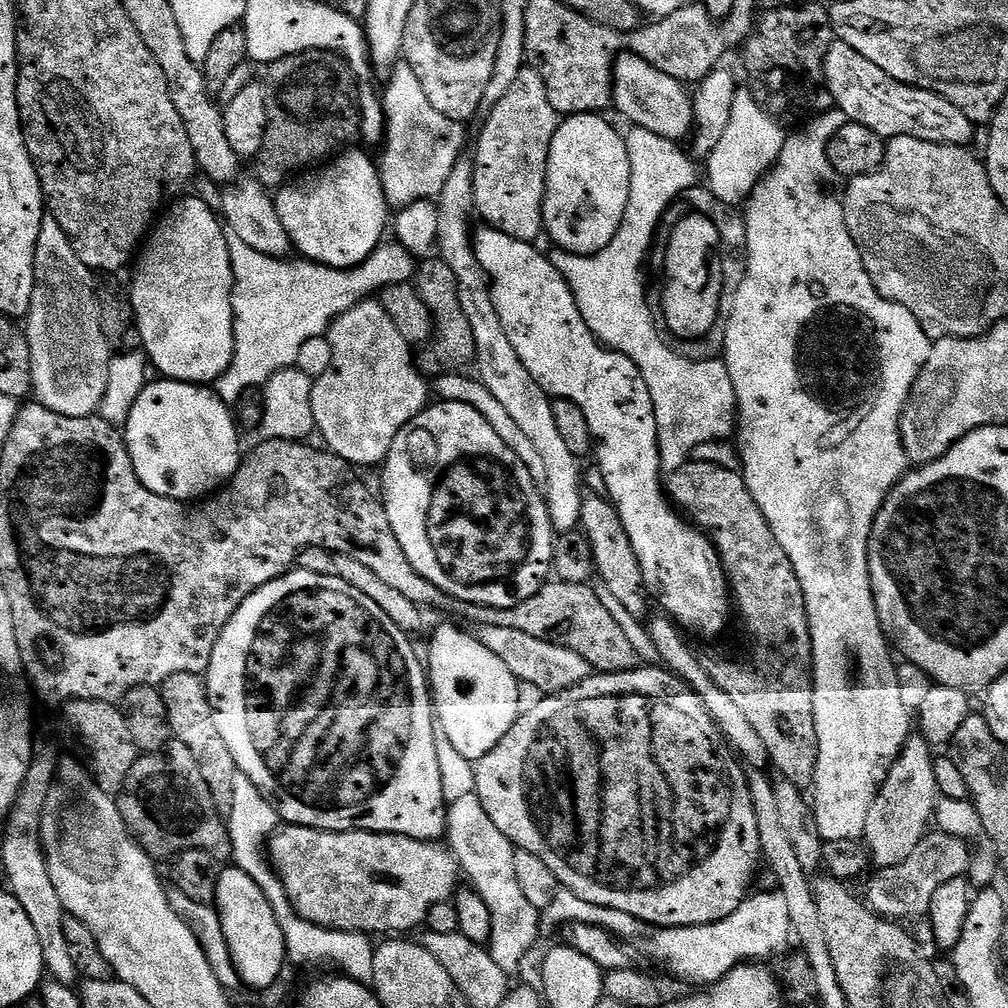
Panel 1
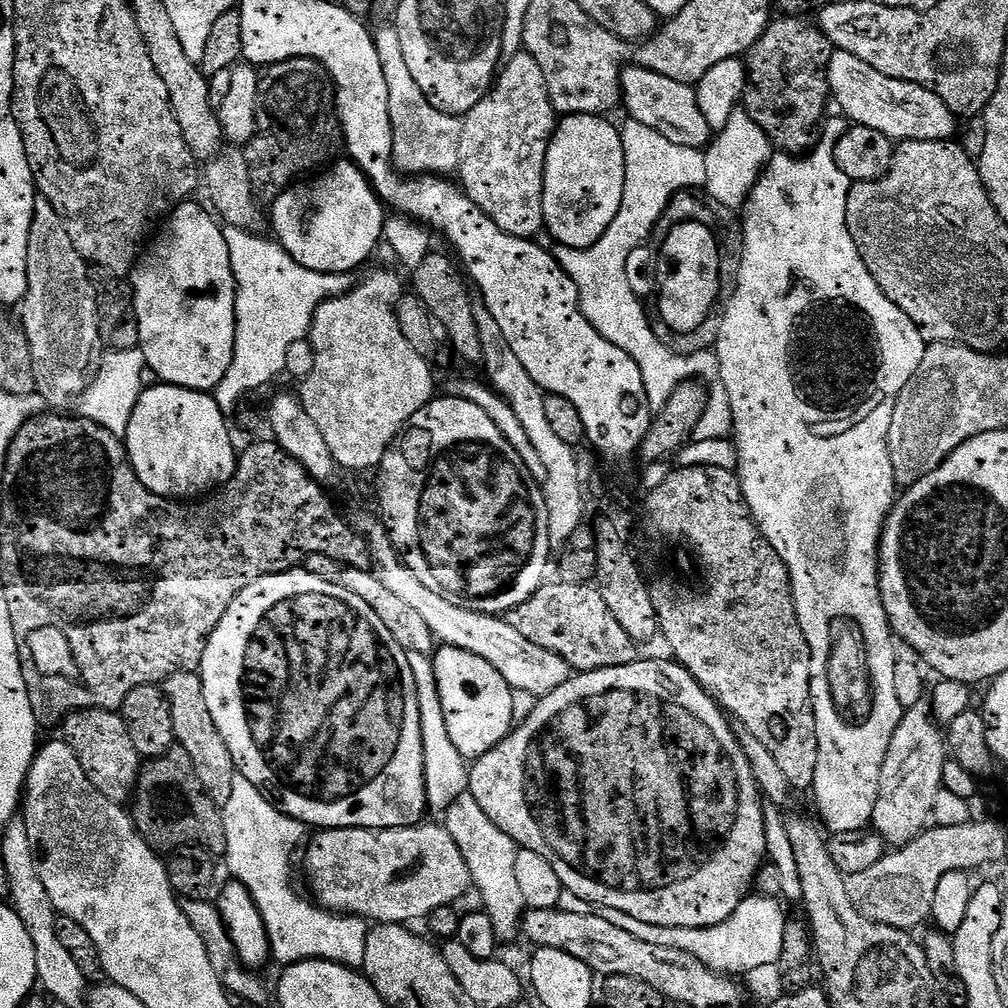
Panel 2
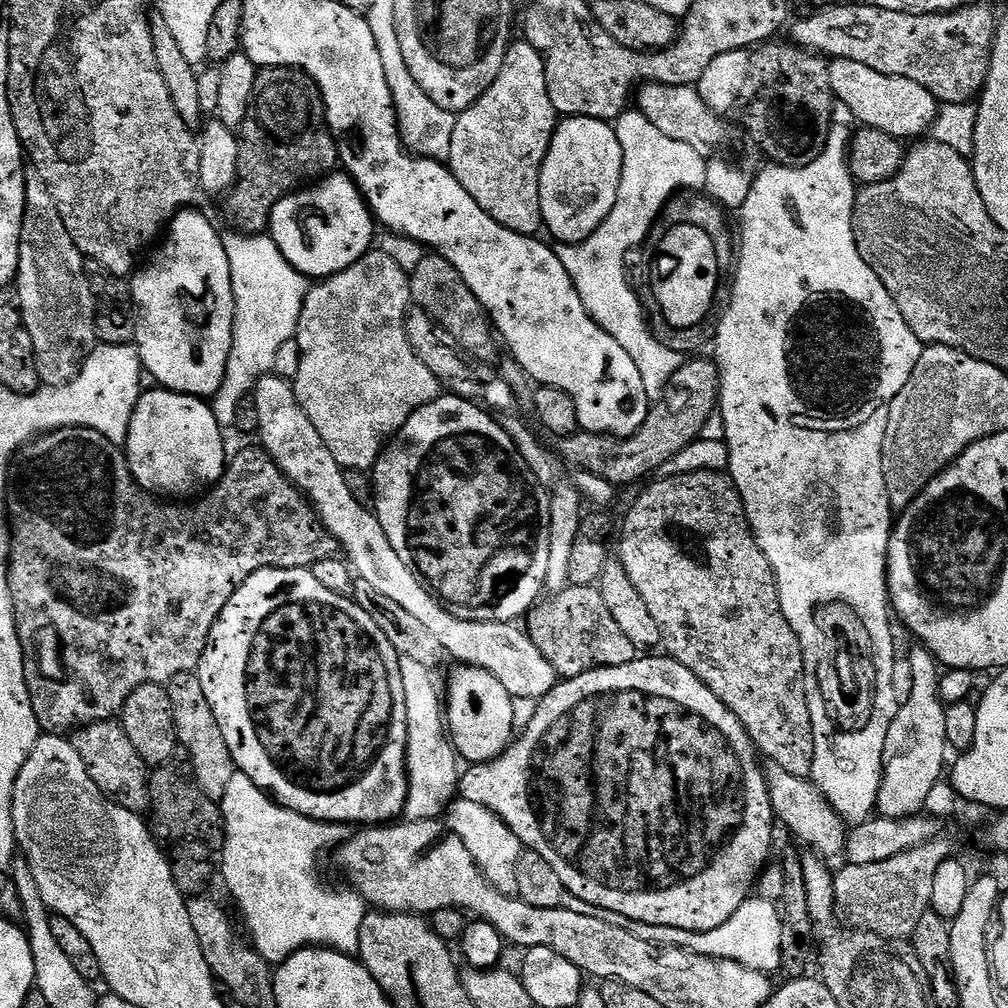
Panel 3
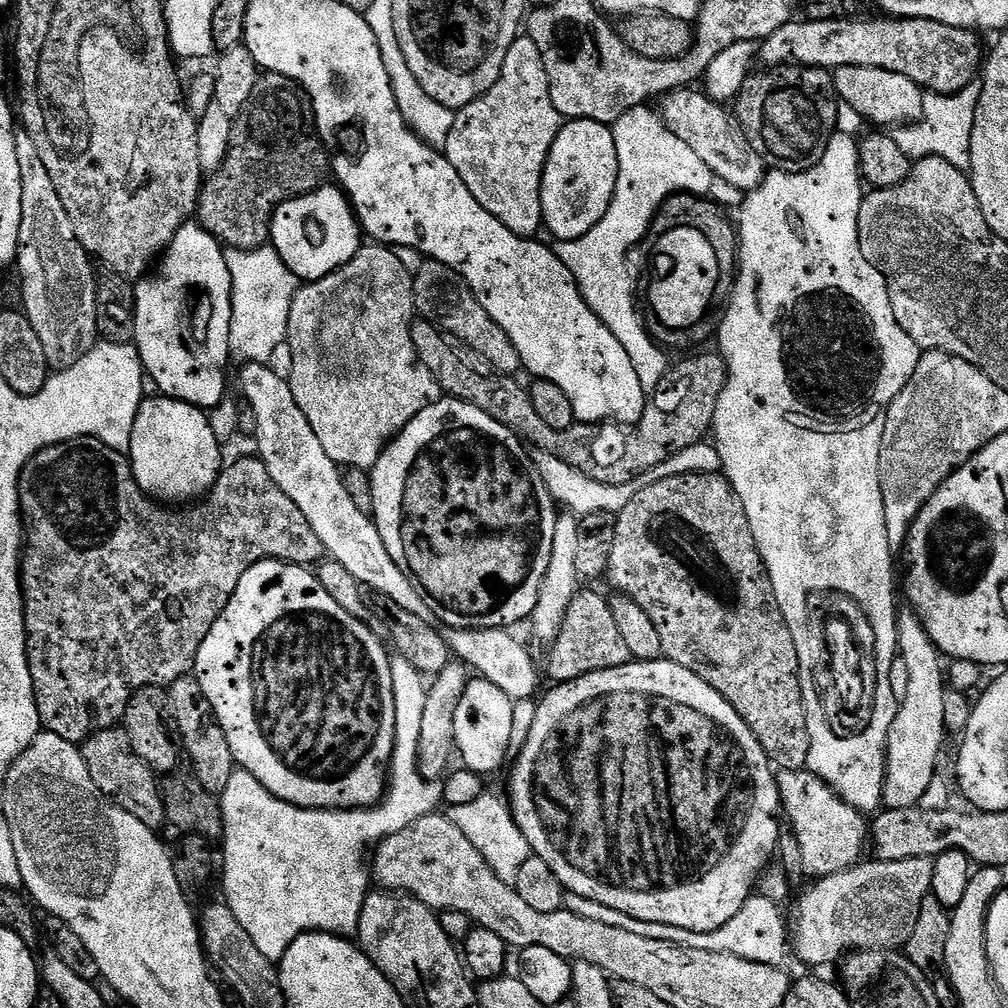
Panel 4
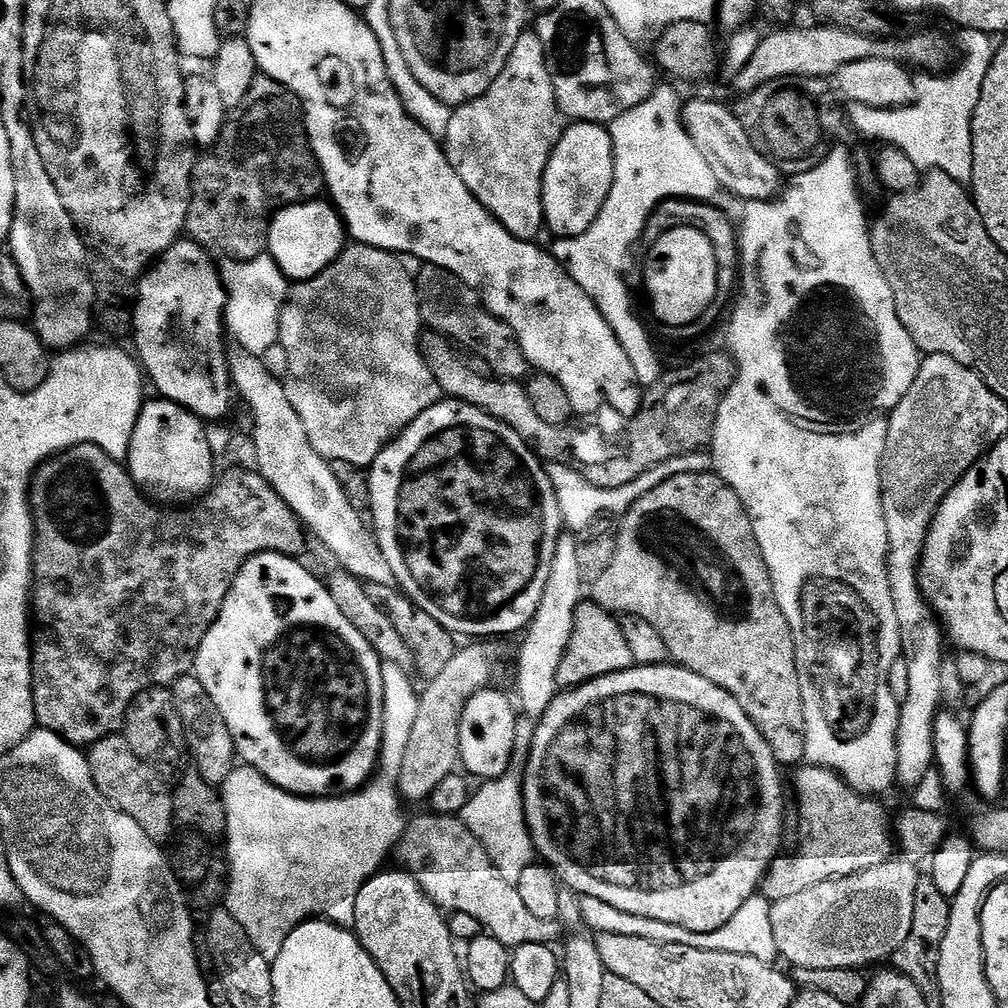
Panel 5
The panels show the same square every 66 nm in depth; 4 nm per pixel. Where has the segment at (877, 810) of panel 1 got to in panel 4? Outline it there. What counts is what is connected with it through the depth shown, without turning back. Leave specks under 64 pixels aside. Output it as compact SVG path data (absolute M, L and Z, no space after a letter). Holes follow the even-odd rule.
M911 610L896 617L898 659L906 662L910 682L906 698L898 701L896 717L888 735L888 766L884 778L884 808L915 808L930 790L930 782L938 775L936 763L944 748L944 693L946 664L934 646L930 634ZM941 660L941 661L940 661ZM944 663L944 664L943 664Z

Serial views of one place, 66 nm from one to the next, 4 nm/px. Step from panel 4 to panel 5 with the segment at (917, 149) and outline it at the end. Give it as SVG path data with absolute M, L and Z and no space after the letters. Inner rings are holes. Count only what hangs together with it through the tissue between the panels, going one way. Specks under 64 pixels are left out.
M967 30L961 31L960 36L960 48L965 52L964 65L961 68L953 70L949 76L940 76L941 74L924 74L915 81L914 84L914 102L909 102L898 108L871 108L865 104L852 104L847 109L846 116L862 135L868 140L884 140L885 145L902 150L902 154L906 154L906 158L910 158L910 162L914 162L914 166L920 168L921 173L927 174L930 172L941 172L942 174L948 174L950 178L957 180L962 185L968 186L972 182L972 171L974 170L974 158L972 157L972 115L974 110L978 106L978 98L982 94L982 82L986 82L986 74L990 70L990 62L992 61L992 53L994 51L994 43L992 44L993 37L986 32L969 32Z

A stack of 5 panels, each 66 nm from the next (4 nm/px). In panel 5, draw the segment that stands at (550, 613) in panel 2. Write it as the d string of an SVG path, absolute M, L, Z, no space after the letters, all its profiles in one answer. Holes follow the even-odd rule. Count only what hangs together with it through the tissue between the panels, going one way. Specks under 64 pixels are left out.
M581 602L574 614L574 634L570 634L570 646L566 646L562 666L558 666L557 689L576 688L579 684L626 670L633 664L621 621L613 613L599 608L595 602Z

